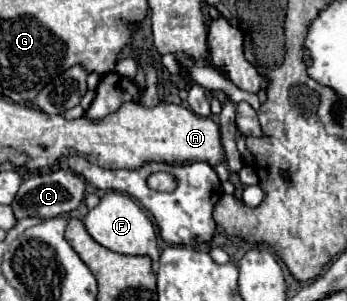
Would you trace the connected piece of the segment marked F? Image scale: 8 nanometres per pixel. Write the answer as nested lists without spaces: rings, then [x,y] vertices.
[[[117,191],[106,193],[100,199],[100,203],[88,213],[88,217],[84,219],[84,225],[88,233],[92,235],[92,239],[98,241],[102,247],[114,253],[122,253],[122,255],[146,255],[152,259],[154,269],[156,269],[161,252],[155,227],[144,210],[136,205],[130,196]]]

